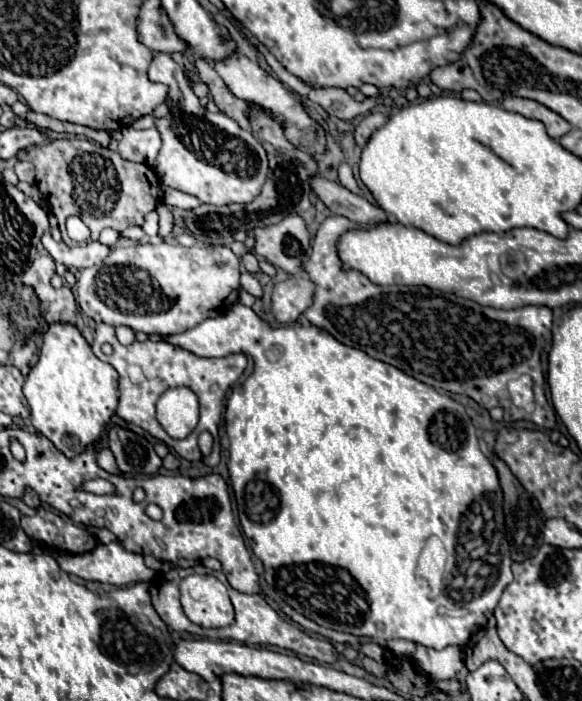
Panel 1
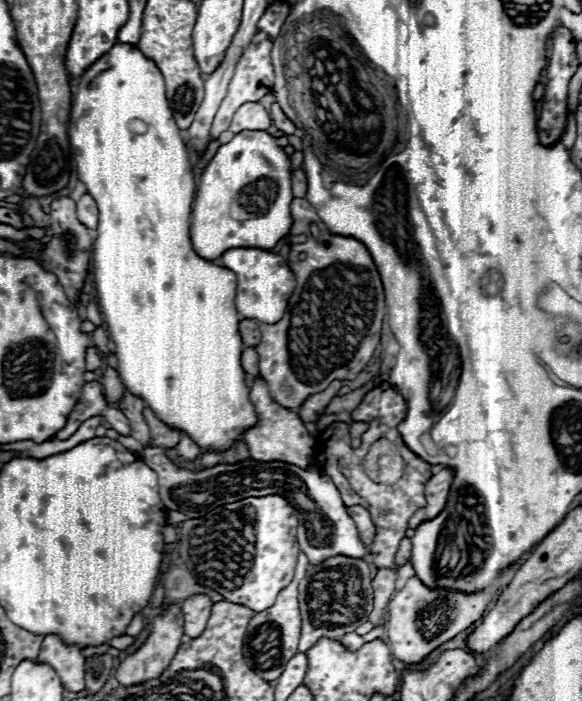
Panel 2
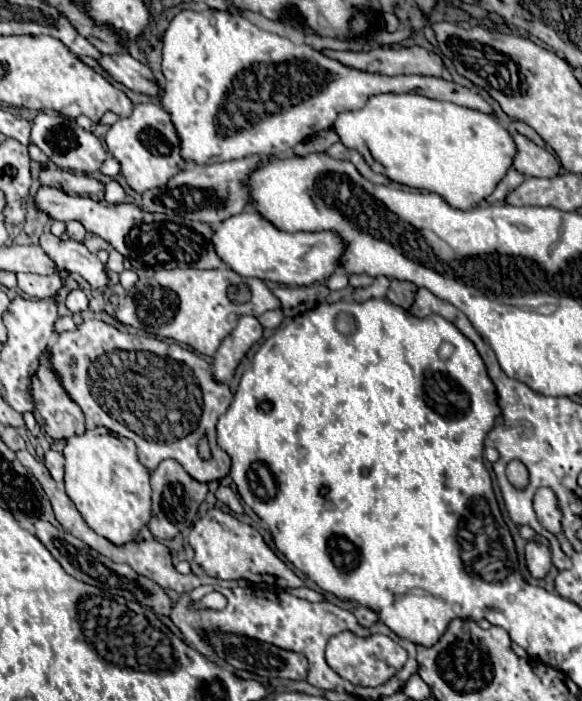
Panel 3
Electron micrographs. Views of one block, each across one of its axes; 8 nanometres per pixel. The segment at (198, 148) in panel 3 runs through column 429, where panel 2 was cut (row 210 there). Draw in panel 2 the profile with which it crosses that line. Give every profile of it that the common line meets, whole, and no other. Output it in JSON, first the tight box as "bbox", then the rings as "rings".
{"bbox":[76,194,98,228],"rings":[[[84,194],[78,202],[76,202],[76,214],[78,220],[86,226],[86,228],[96,228],[98,224],[98,212],[96,212],[96,202],[92,200],[92,196]]]}

